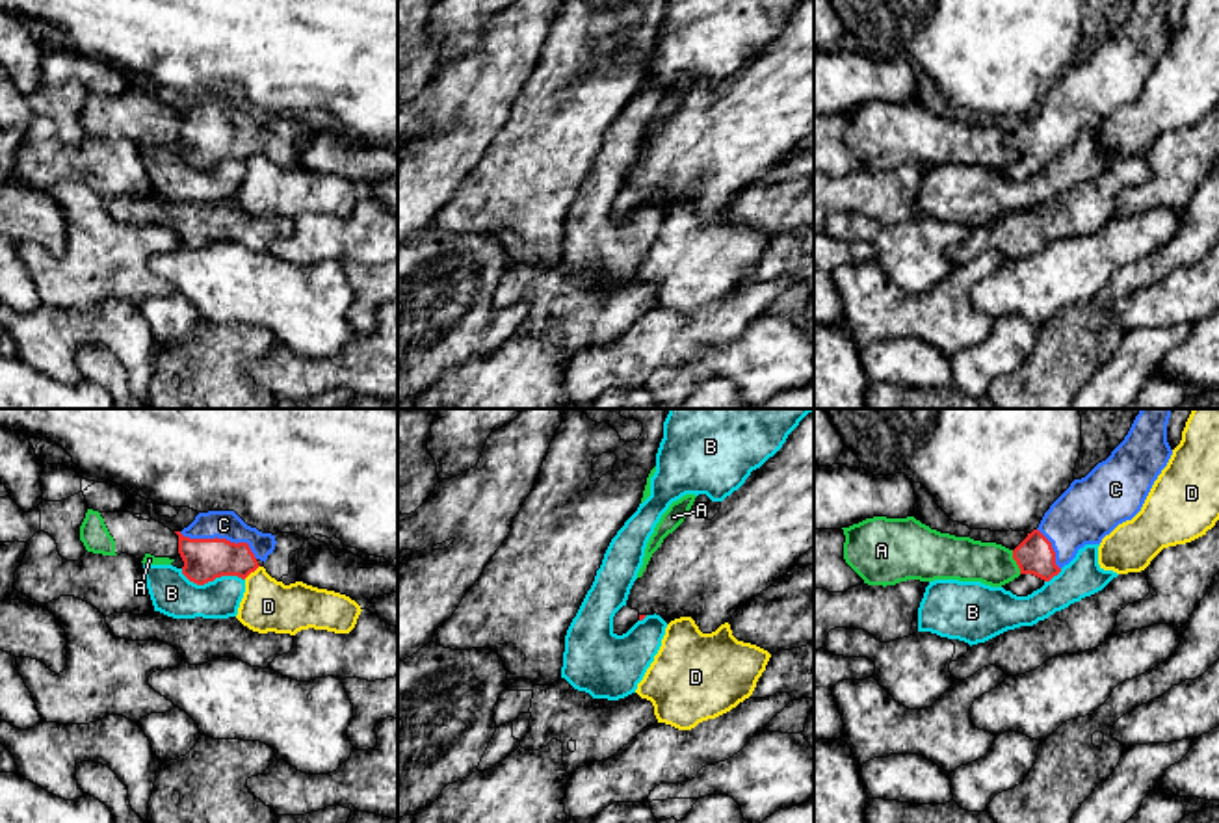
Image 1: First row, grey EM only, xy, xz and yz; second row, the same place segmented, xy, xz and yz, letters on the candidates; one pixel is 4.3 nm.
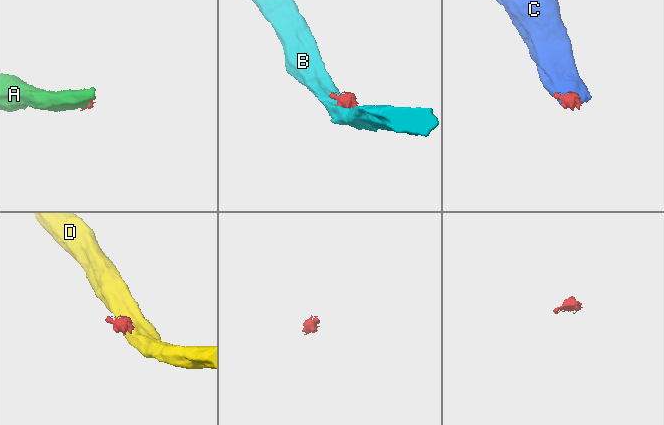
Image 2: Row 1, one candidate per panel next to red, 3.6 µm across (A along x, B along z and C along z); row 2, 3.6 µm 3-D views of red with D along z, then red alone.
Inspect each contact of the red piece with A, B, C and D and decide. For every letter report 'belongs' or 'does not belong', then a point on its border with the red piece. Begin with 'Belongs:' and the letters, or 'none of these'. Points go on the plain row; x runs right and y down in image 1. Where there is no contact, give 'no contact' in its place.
Belongs: C
A: does not belong; meets red in yz at (1017, 145)
B: does not belong; meets red in xy at (212, 164)
C: belongs; meets red in xy at (220, 123)
D: does not belong; meets red in xy at (251, 155)

